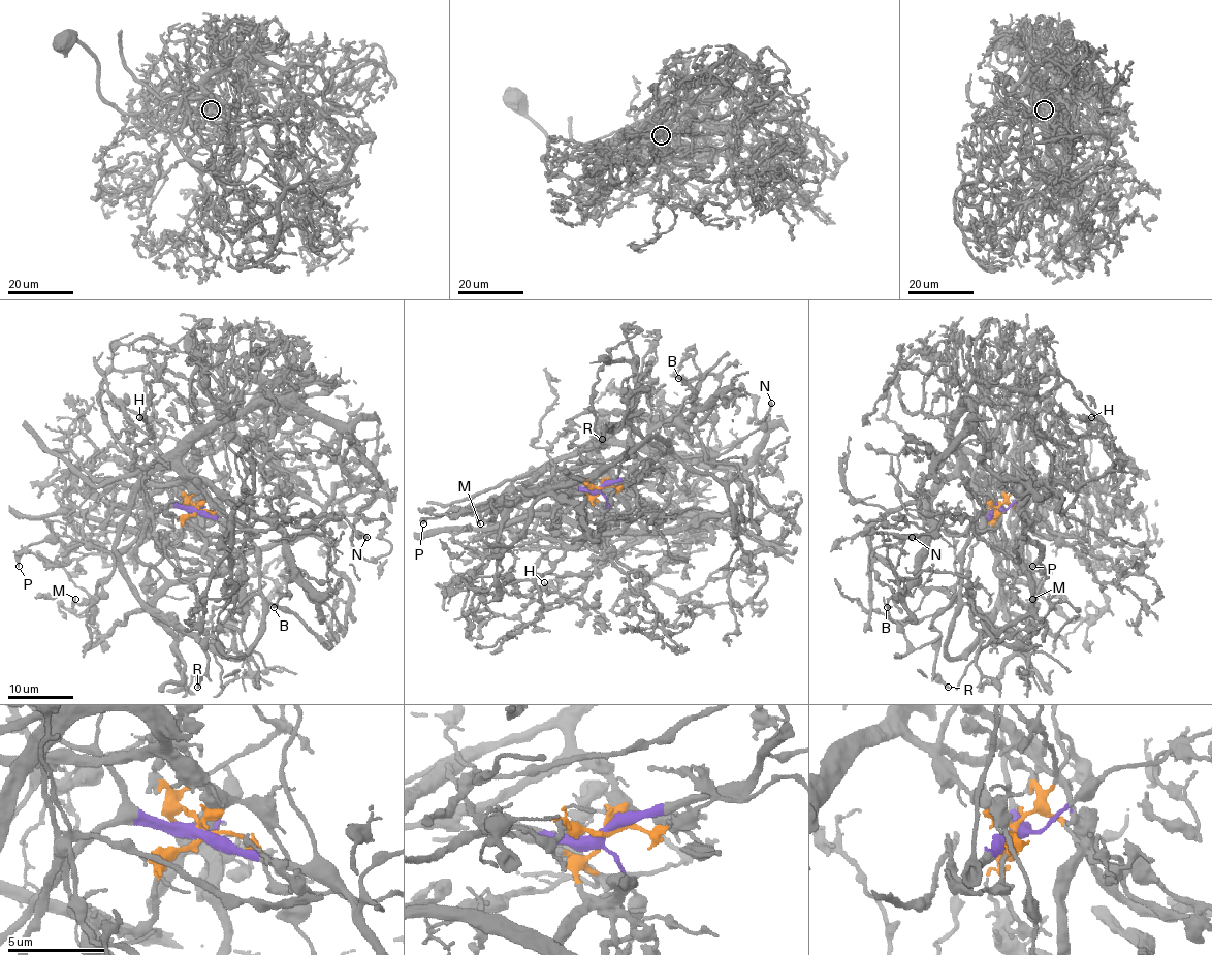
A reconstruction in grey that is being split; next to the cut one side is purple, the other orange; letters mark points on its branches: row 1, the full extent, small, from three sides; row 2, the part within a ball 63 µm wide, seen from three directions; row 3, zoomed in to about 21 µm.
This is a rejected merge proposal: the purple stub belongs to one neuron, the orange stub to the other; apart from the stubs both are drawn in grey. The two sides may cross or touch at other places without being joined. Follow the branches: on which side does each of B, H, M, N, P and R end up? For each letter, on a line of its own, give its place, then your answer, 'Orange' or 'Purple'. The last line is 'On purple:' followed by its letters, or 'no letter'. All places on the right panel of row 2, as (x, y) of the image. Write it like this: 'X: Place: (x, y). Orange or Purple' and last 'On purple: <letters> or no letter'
B: Place: (887, 607). Purple
H: Place: (1091, 417). Orange
M: Place: (1032, 599). Purple
N: Place: (912, 537). Purple
P: Place: (1032, 566). Purple
R: Place: (948, 687). Purple
On purple: B, M, N, P, R

